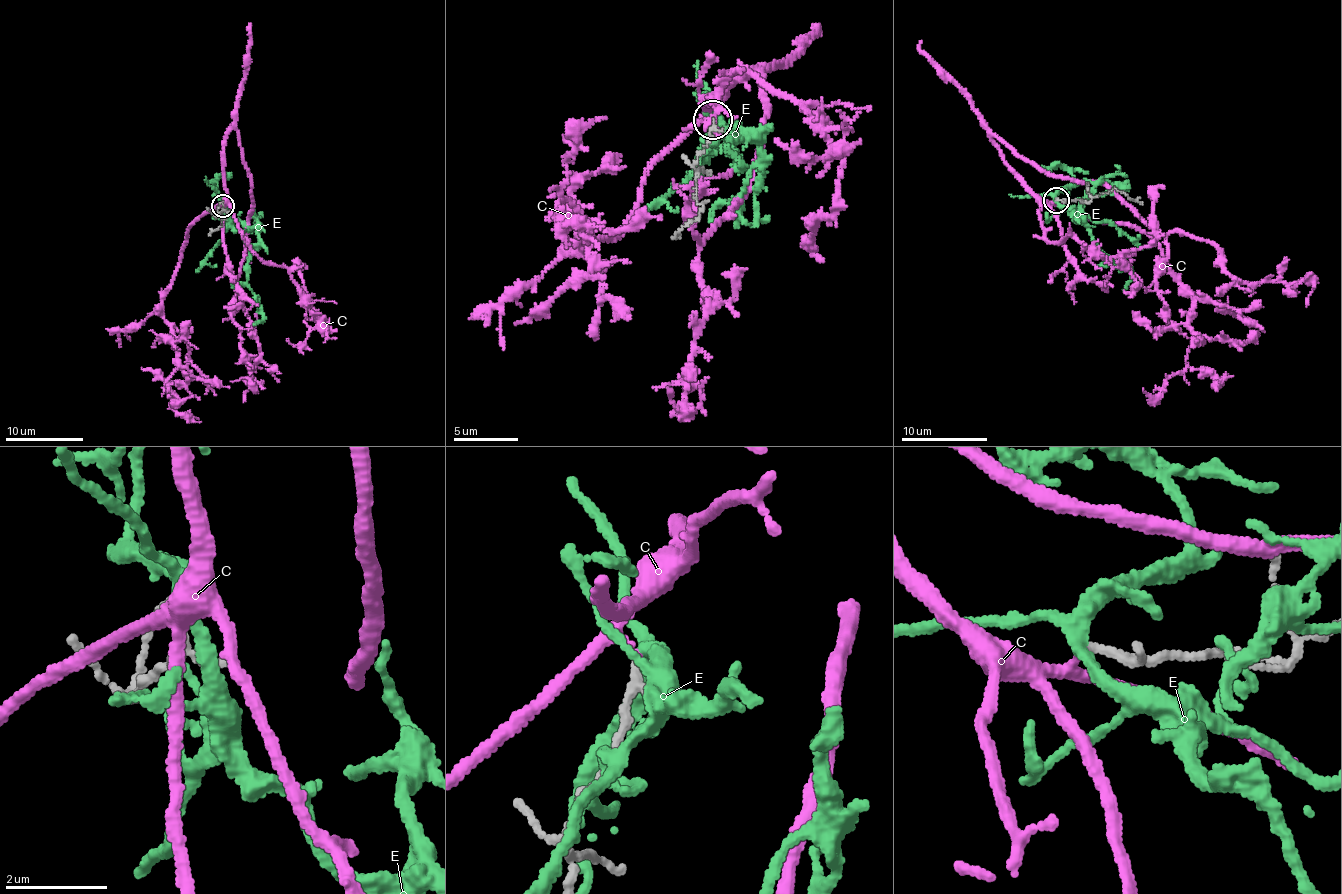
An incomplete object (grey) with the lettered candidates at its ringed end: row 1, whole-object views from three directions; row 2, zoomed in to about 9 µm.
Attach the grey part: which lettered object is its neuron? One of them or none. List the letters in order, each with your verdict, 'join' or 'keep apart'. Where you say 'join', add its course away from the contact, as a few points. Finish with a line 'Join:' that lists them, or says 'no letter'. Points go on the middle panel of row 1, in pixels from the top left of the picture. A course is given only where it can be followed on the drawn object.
C: keep apart
E: keep apart
Join: no letter

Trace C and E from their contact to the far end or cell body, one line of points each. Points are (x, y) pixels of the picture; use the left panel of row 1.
C: (223, 206), (222, 146), (232, 129), (252, 195), (234, 281), (259, 354), (243, 402)
E: (223, 204), (228, 221), (250, 247), (247, 285), (262, 311), (262, 319), (253, 324)

